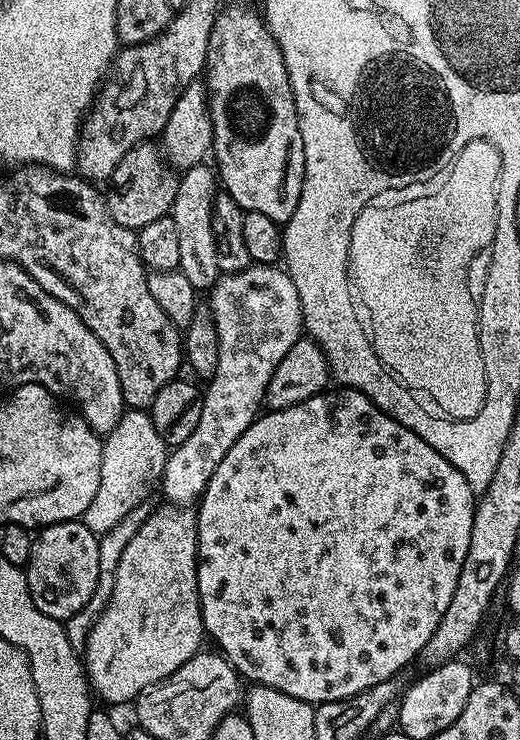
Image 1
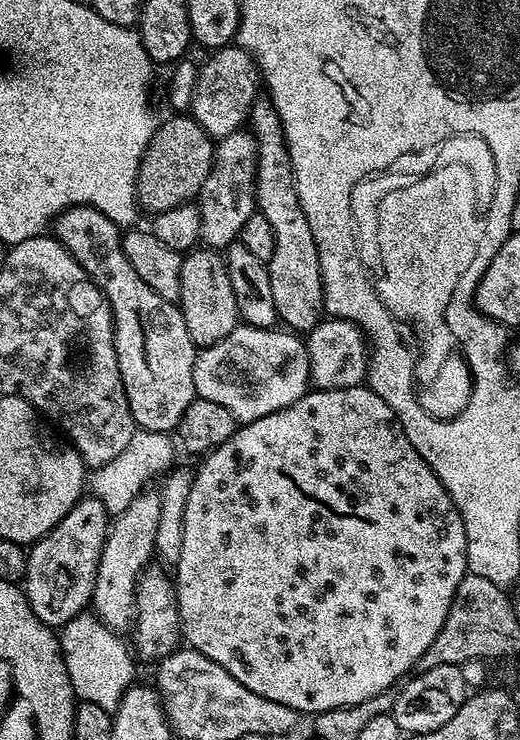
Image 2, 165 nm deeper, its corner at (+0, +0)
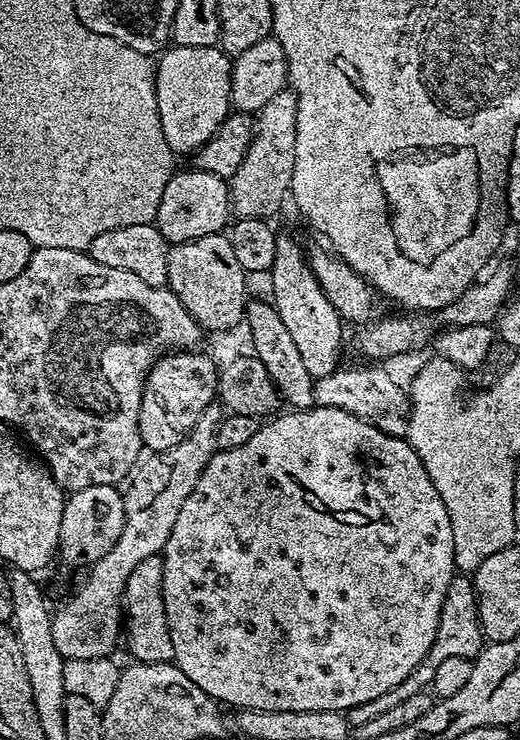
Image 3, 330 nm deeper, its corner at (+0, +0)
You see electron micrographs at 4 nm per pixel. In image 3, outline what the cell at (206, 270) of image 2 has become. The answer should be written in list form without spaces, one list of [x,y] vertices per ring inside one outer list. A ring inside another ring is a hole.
[[[215,232],[206,238],[194,238],[190,242],[173,244],[166,258],[167,287],[186,306],[186,310],[198,322],[205,333],[226,331],[244,318],[250,299],[244,271],[238,266],[238,258],[230,247],[227,235]]]

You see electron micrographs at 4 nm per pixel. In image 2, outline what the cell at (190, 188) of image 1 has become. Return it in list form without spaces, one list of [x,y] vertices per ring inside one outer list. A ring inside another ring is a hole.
[[[239,130],[226,134],[225,137],[215,141],[213,166],[206,176],[198,195],[200,210],[200,238],[207,247],[213,250],[227,249],[228,245],[237,243],[242,222],[250,218],[250,214],[257,211],[256,207],[256,139],[251,131]]]

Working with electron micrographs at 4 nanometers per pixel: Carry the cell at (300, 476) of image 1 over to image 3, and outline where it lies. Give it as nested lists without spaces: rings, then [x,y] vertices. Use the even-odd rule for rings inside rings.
[[[313,406],[299,410],[284,410],[281,416],[273,415],[267,422],[261,423],[258,434],[250,438],[250,442],[242,446],[219,449],[212,455],[209,464],[202,470],[197,485],[186,502],[182,502],[182,510],[178,518],[174,518],[174,528],[170,532],[169,540],[164,546],[162,559],[164,562],[164,577],[162,578],[162,602],[166,606],[166,622],[170,626],[170,642],[172,643],[172,660],[175,665],[194,682],[200,686],[210,697],[219,701],[221,705],[233,704],[233,709],[243,710],[253,708],[254,710],[330,710],[331,712],[347,713],[354,706],[362,706],[362,702],[370,702],[374,698],[382,698],[394,686],[398,686],[407,678],[426,658],[434,638],[438,634],[438,622],[440,621],[441,608],[444,605],[446,586],[450,586],[452,577],[457,571],[454,562],[454,536],[450,514],[438,494],[434,490],[434,482],[430,482],[430,474],[426,474],[426,466],[418,458],[418,454],[410,447],[404,436],[392,436],[384,433],[380,428],[362,417],[348,413],[346,410]]]

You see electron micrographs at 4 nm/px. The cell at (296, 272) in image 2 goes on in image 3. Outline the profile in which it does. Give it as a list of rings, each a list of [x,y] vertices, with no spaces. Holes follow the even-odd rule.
[[[277,235],[274,266],[272,267],[273,294],[271,303],[275,304],[286,330],[290,330],[294,347],[298,350],[306,370],[313,378],[330,375],[341,367],[340,343],[344,340],[344,328],[338,310],[330,306],[330,298],[322,294],[318,278],[308,265],[306,248],[292,236]],[[344,327],[344,328],[343,328]]]

